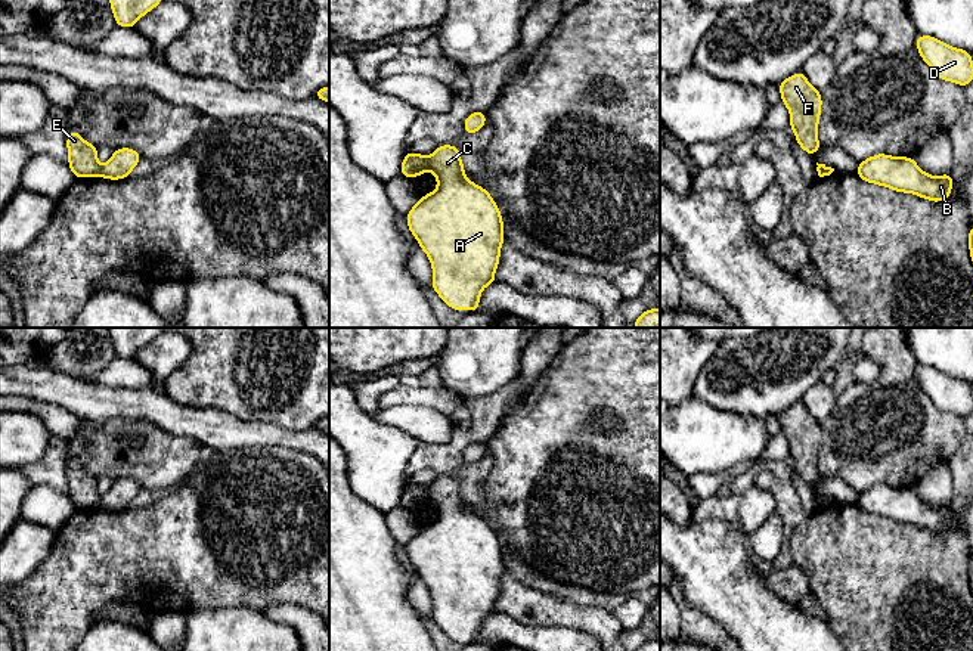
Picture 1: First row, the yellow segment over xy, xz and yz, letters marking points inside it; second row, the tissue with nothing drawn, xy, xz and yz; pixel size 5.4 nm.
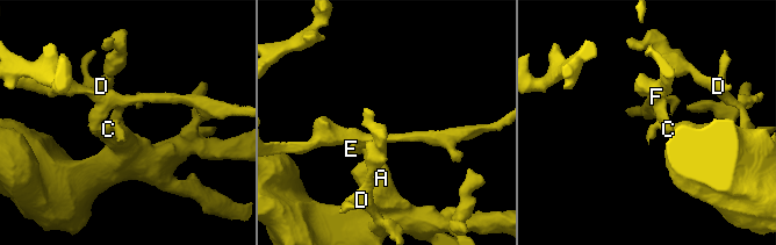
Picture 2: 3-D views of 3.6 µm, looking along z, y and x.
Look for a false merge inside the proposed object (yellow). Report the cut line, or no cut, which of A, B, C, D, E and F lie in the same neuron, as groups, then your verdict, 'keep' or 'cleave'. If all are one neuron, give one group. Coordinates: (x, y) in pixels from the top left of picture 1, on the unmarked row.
xz (427, 487), (430, 499) | A B C D / E F | cleave

